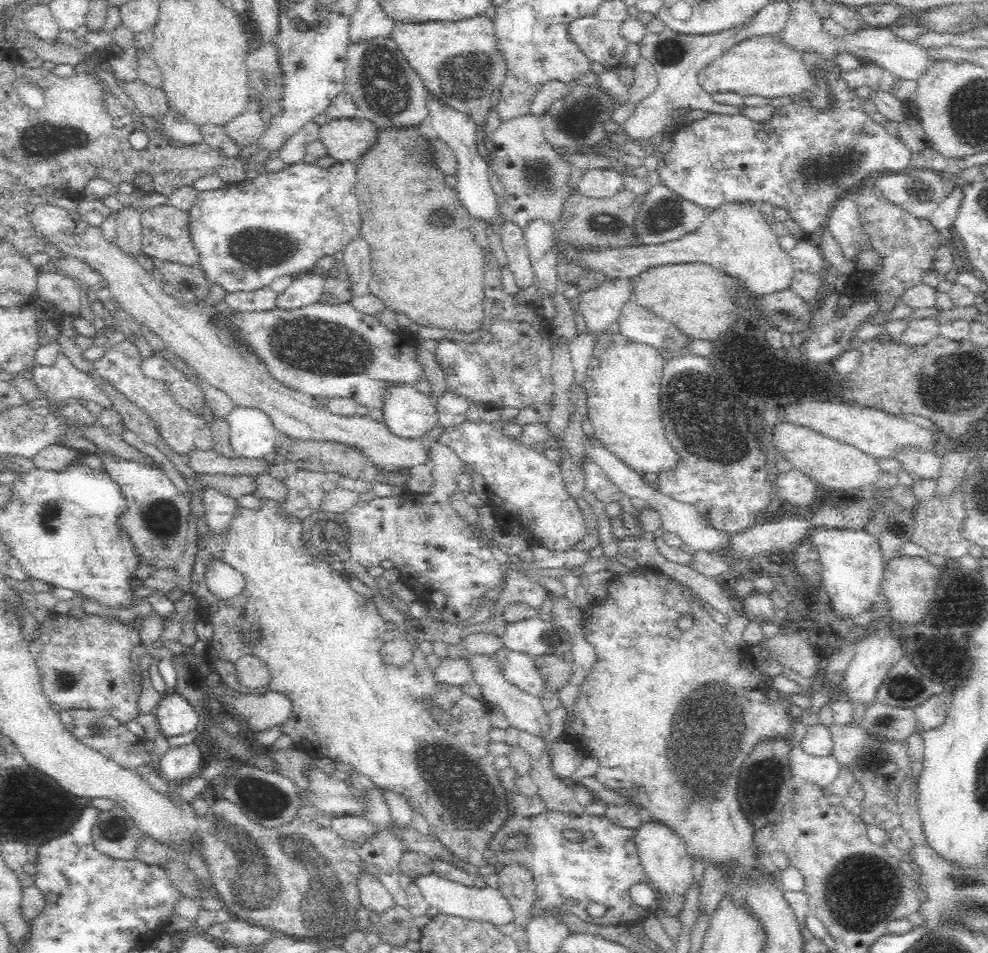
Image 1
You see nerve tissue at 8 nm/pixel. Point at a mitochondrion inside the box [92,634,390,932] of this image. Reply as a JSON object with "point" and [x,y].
{"point":[259,797]}

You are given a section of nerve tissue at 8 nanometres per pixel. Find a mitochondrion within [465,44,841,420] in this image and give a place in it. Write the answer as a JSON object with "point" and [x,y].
{"point":[667,218]}

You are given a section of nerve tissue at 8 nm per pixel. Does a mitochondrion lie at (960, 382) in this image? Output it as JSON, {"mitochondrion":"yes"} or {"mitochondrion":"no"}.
{"mitochondrion":"yes"}

